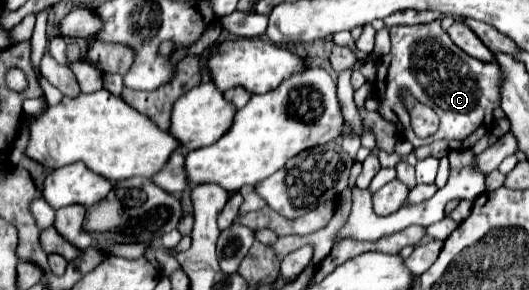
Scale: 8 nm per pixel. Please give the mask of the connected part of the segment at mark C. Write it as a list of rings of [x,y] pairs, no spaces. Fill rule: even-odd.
[[[439,19],[433,23],[421,25],[395,25],[389,27],[391,35],[391,53],[381,57],[377,63],[377,81],[375,93],[379,99],[379,115],[391,121],[399,137],[407,139],[415,149],[429,145],[437,139],[449,143],[451,149],[471,149],[483,135],[491,131],[493,109],[499,105],[499,67],[497,63],[477,61],[457,45],[451,43],[449,35],[441,29]],[[403,93],[413,95],[419,103],[437,111],[441,119],[441,129],[427,137],[419,139],[411,129],[411,115],[405,107]]]

